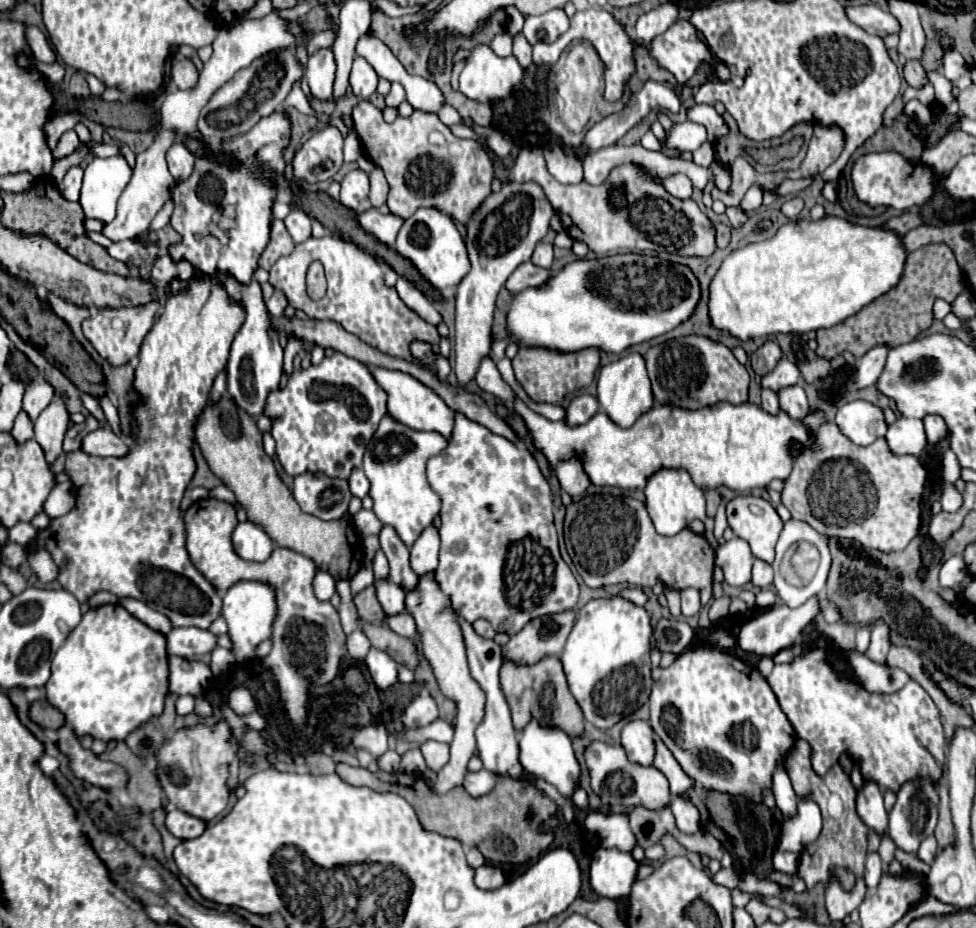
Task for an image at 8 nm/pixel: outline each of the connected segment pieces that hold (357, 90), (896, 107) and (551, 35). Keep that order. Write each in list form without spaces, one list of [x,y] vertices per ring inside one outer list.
[[[355,56],[351,76],[349,76],[349,86],[353,94],[359,98],[369,98],[377,90],[377,80],[379,76],[377,72],[373,72],[373,66],[365,58]]]
[[[897,96],[895,102],[885,110],[885,120],[883,120],[883,124],[885,124],[885,126],[891,126],[891,122],[893,122],[899,114],[903,114],[903,108],[905,108],[905,102],[903,102],[901,96]]]
[[[561,8],[549,10],[539,16],[527,16],[523,34],[531,44],[537,42],[553,42],[559,34],[563,34],[569,28],[569,18]]]

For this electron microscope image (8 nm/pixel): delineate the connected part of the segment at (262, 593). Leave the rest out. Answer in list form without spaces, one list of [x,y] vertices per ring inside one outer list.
[[[247,580],[233,584],[223,594],[221,616],[229,624],[229,636],[233,642],[233,654],[235,654],[237,662],[245,662],[245,660],[255,658],[255,646],[267,638],[271,638],[271,632],[273,632],[273,622],[277,618],[275,588],[267,582],[247,582]]]

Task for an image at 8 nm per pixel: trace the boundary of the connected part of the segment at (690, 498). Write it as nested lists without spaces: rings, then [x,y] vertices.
[[[661,468],[657,472],[653,472],[647,478],[647,484],[643,488],[645,492],[645,504],[647,504],[647,512],[653,520],[653,526],[659,534],[663,536],[675,536],[679,530],[683,530],[691,520],[699,518],[705,525],[705,538],[717,549],[717,539],[713,535],[714,520],[706,515],[706,500],[703,496],[703,488],[699,488],[687,470],[677,470],[677,468]]]

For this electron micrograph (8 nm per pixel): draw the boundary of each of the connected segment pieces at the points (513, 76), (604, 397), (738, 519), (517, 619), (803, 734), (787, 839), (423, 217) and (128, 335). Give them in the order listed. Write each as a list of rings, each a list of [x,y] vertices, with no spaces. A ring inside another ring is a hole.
[[[479,44],[465,60],[465,68],[459,76],[459,90],[467,98],[481,102],[505,98],[513,86],[521,82],[523,72],[513,54],[501,58],[489,44]]]
[[[633,352],[603,366],[597,378],[597,392],[599,392],[597,398],[601,406],[605,408],[607,416],[615,424],[619,424],[621,428],[633,426],[639,420],[639,416],[647,414],[653,408],[653,392],[651,392],[651,382],[649,382],[647,368],[645,368],[645,358]]]
[[[735,496],[727,502],[727,520],[733,532],[749,542],[755,558],[769,564],[773,562],[783,522],[767,500],[757,496]]]
[[[455,414],[453,440],[441,454],[427,462],[427,478],[431,488],[441,496],[441,552],[437,582],[441,584],[441,590],[451,594],[453,608],[467,622],[485,618],[497,632],[515,636],[529,620],[537,616],[575,608],[579,598],[579,584],[569,566],[559,556],[557,532],[553,526],[553,494],[547,478],[543,476],[537,460],[529,450],[521,450],[507,438],[489,432],[485,426],[471,422],[461,414]],[[513,542],[521,542],[523,548],[533,550],[533,558],[537,558],[537,574],[533,580],[521,580],[521,594],[517,592],[517,600],[509,600],[505,584],[505,564],[509,546]]]
[[[809,648],[797,654],[789,664],[777,664],[767,682],[775,692],[791,726],[795,728],[795,734],[809,742],[811,766],[819,776],[825,776],[825,772],[839,762],[839,756],[843,752],[849,752],[853,760],[861,764],[863,778],[875,780],[885,790],[899,790],[899,786],[913,776],[933,776],[933,780],[941,778],[945,764],[945,734],[941,714],[931,696],[915,680],[893,694],[867,692],[861,684],[845,682],[837,676],[833,666],[827,662],[825,650]]]
[[[799,800],[797,814],[789,816],[781,826],[777,850],[799,854],[807,844],[811,844],[811,840],[817,840],[821,834],[821,824],[823,818],[819,806],[813,800]]]
[[[419,208],[411,218],[403,222],[397,236],[397,252],[409,258],[423,274],[423,278],[429,280],[439,292],[445,288],[455,288],[469,272],[469,258],[463,236],[455,228],[453,220],[437,208]]]
[[[151,300],[151,302],[147,302],[143,306],[135,306],[135,308],[101,308],[97,312],[97,316],[87,318],[83,322],[83,334],[87,340],[91,340],[95,350],[103,358],[107,358],[113,366],[127,364],[139,354],[139,348],[141,348],[145,336],[153,328],[155,314],[159,308],[161,308],[159,300]]]

